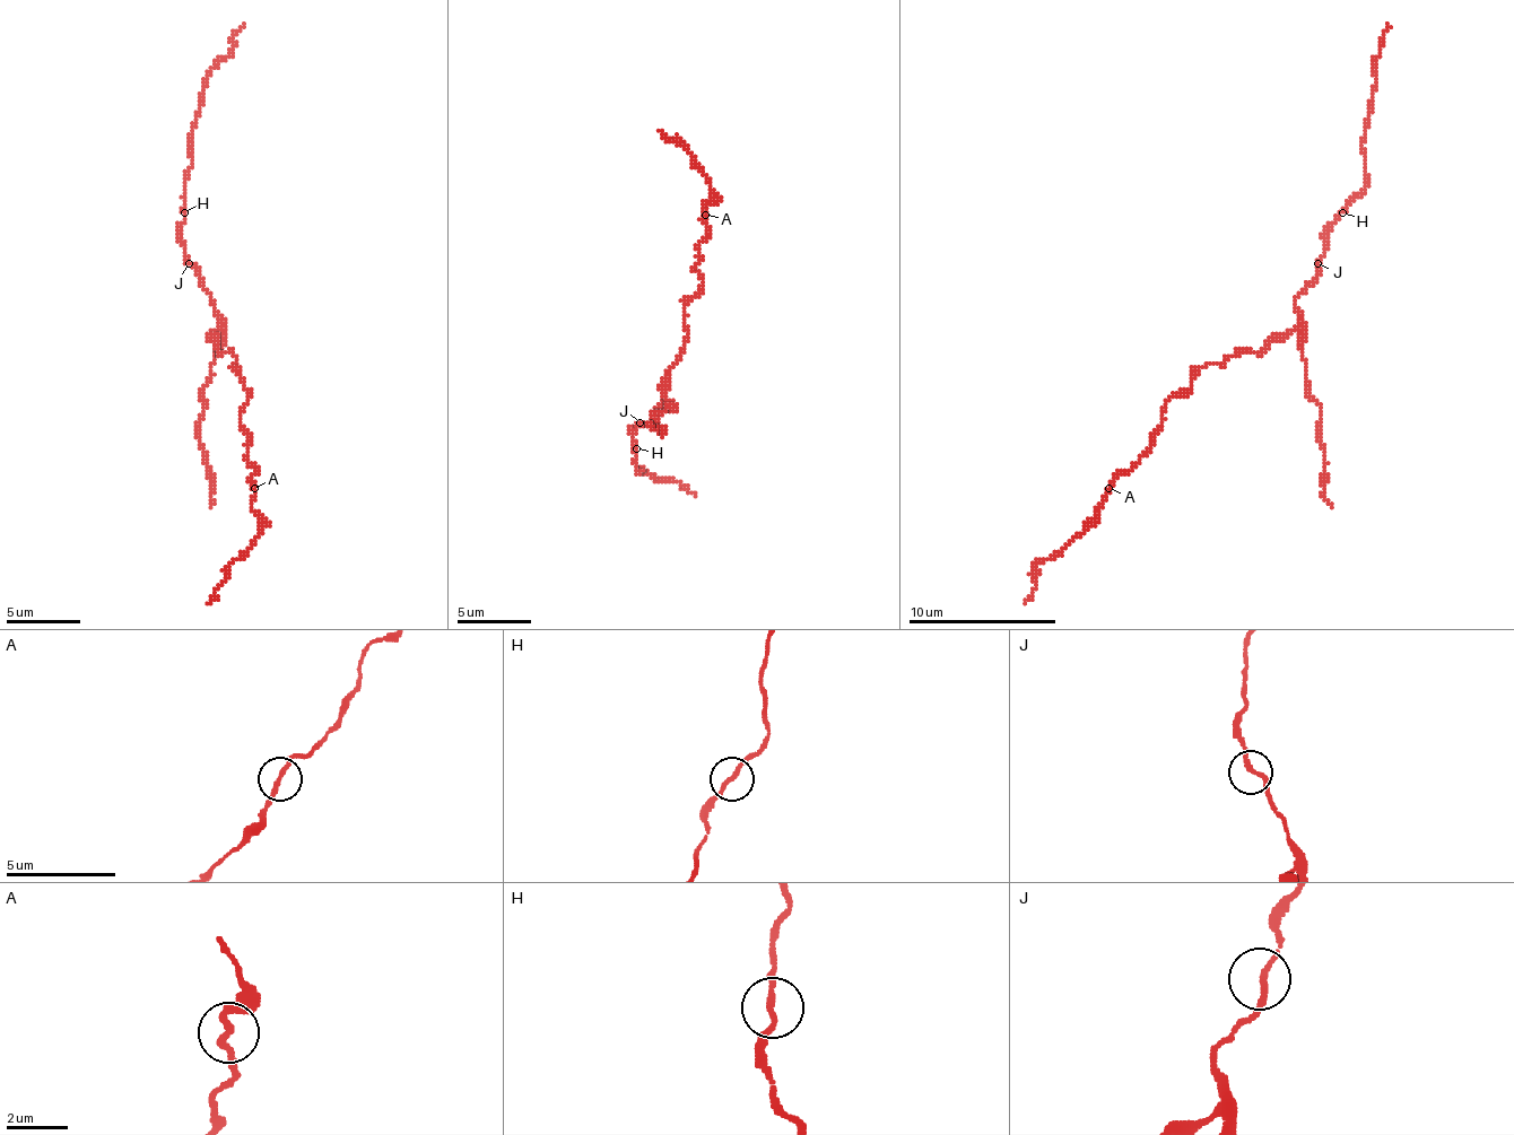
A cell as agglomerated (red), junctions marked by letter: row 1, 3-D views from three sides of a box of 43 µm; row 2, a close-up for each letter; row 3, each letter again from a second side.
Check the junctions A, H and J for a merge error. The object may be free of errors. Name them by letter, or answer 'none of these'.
A

